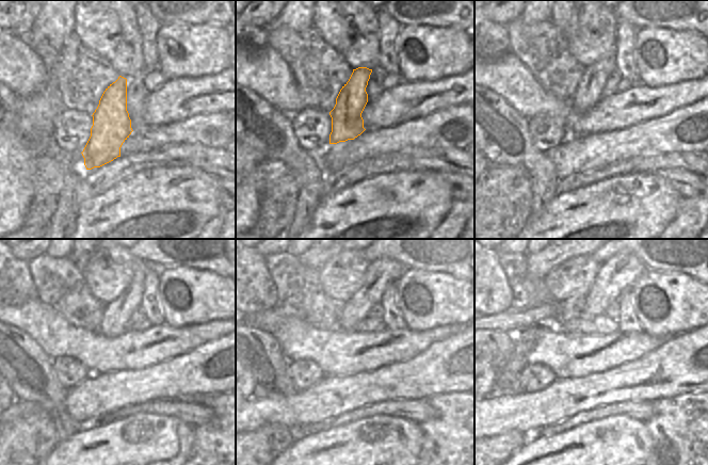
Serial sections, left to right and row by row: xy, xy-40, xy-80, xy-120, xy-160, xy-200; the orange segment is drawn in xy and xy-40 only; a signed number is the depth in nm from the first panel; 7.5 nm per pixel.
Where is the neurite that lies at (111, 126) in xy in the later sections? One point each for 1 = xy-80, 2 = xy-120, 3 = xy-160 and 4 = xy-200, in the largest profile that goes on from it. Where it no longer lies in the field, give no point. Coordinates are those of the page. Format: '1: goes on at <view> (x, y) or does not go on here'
1: goes on at xy-80 (591, 87)
2: goes on at xy-120 (116, 315)
3: goes on at xy-160 (381, 273)
4: goes on at xy-200 (618, 273)

